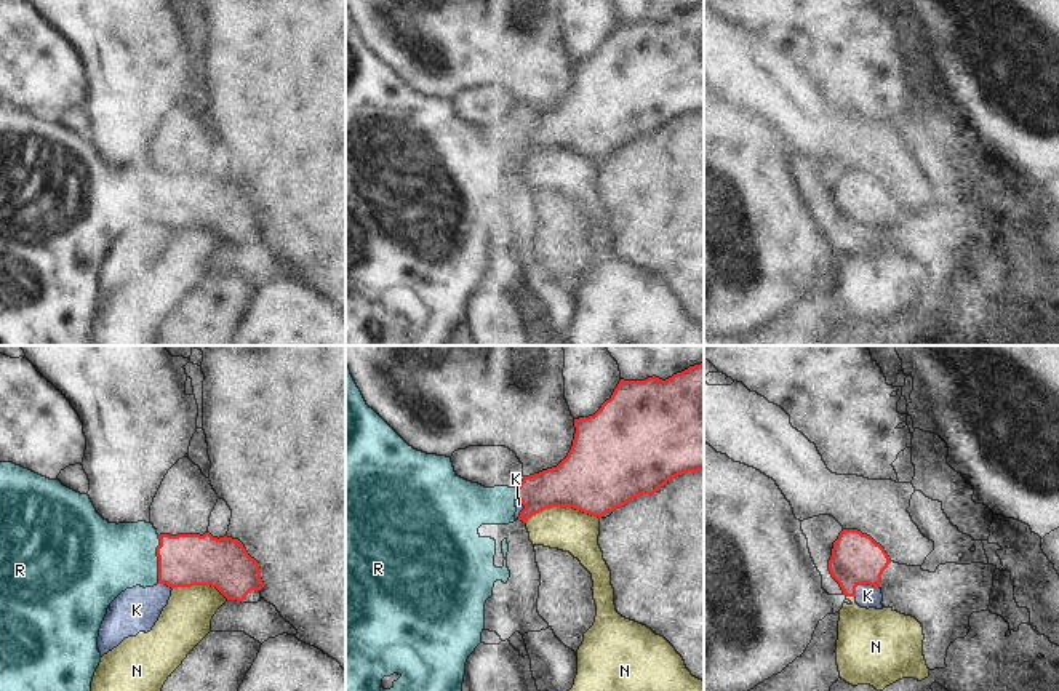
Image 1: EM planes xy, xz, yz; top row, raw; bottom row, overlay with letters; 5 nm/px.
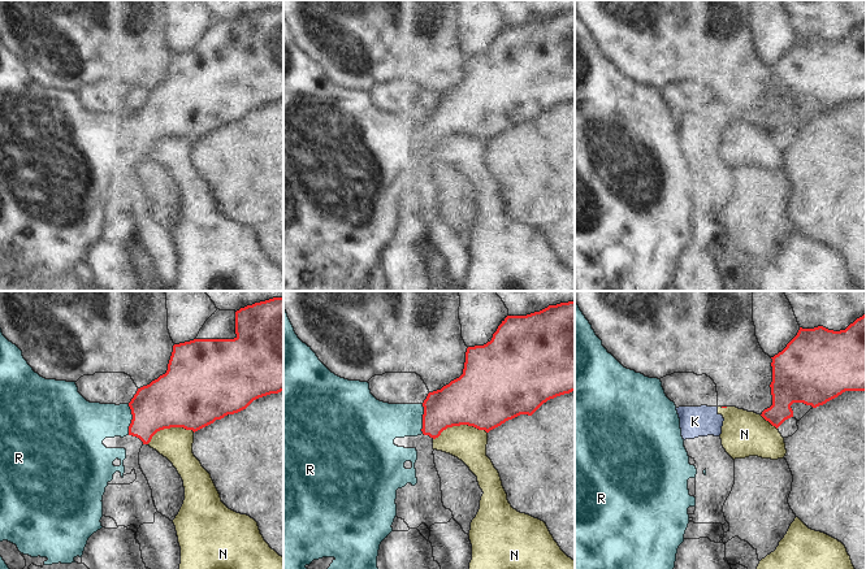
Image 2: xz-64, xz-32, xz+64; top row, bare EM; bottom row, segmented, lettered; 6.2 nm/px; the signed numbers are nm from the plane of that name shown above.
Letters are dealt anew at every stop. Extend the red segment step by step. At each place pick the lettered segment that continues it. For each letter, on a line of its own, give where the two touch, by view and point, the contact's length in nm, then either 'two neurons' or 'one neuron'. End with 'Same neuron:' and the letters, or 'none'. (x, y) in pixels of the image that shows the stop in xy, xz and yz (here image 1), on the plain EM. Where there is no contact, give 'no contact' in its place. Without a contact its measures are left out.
K: yz (863, 224) | 140 nm | two neurons
N: xz (562, 147) | 380 nm | two neurons
R: xy (159, 202) | 240 nm | one neuron
Same neuron: R

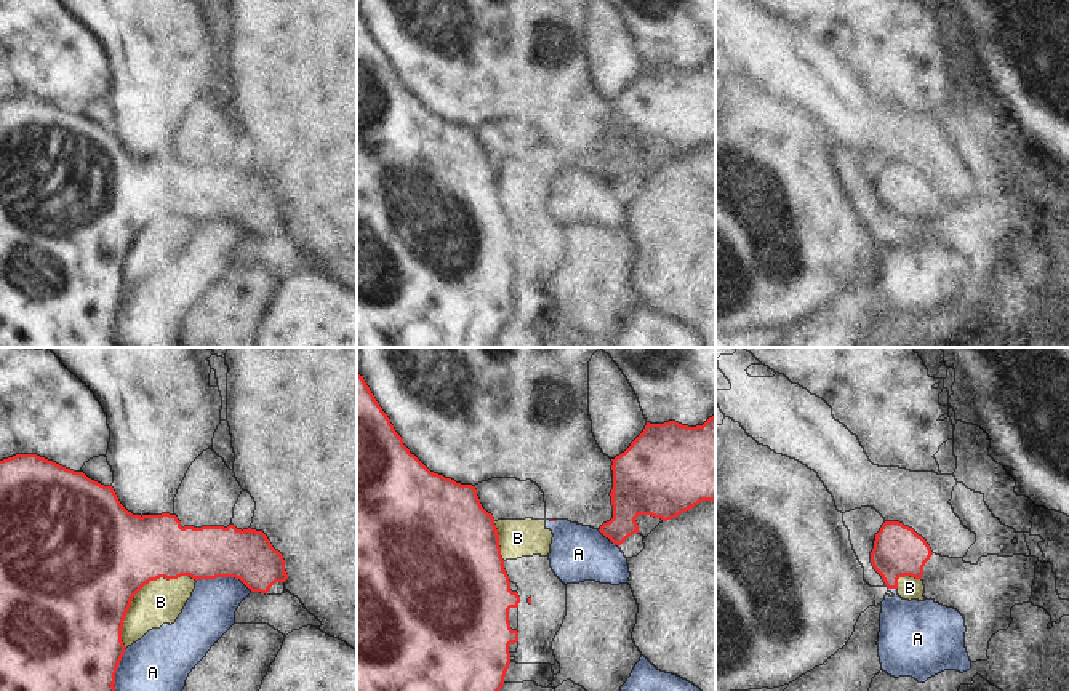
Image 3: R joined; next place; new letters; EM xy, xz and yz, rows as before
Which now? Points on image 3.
A: xy (114, 319) | 280 nm | two neurons
B: xy (138, 232) | 500 nm | two neurons
Same neuron: none

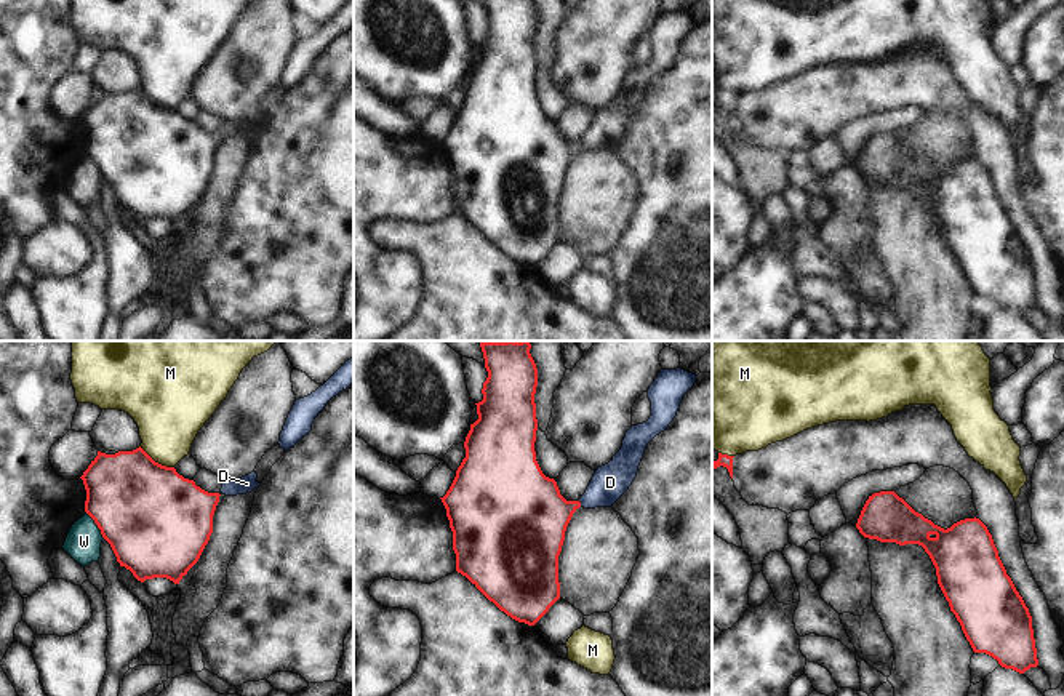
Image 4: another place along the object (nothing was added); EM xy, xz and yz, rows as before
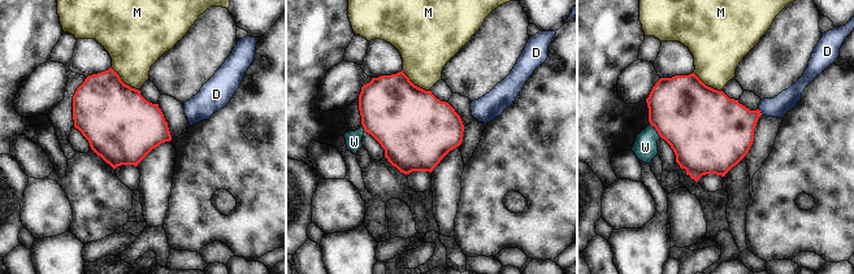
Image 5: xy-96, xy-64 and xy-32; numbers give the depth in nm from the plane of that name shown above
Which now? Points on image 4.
D: xz (580, 144) | 40 nm | one neuron
M: xy (157, 104) | 200 nm | two neurons
W: xy (96, 165) | 160 nm | two neurons
Same neuron: D

